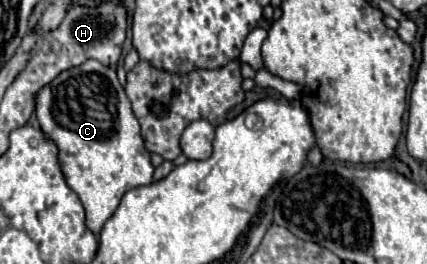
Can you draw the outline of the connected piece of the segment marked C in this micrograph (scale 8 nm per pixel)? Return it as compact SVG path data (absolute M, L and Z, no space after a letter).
M88 59L78 67L72 67L52 79L40 93L36 93L36 119L40 123L42 133L58 147L58 161L64 173L68 187L80 197L86 209L86 227L100 235L102 225L112 217L118 209L120 199L126 191L150 185L154 181L154 167L150 163L150 153L144 147L140 137L140 125L130 109L130 101L118 83L116 69L102 65L96 59Z

